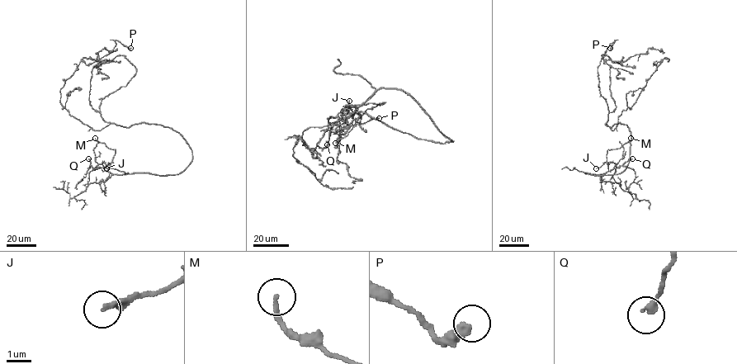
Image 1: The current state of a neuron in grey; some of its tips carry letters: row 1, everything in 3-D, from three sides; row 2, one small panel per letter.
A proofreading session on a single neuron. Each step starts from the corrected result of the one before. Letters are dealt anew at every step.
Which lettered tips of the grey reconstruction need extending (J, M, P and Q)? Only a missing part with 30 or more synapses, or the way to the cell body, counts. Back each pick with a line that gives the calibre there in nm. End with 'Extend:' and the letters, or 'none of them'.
Extend: none of them

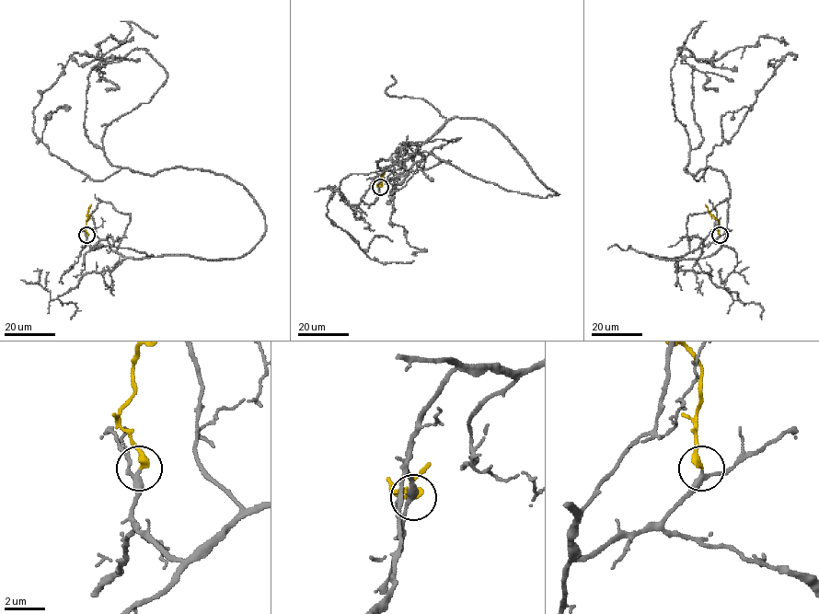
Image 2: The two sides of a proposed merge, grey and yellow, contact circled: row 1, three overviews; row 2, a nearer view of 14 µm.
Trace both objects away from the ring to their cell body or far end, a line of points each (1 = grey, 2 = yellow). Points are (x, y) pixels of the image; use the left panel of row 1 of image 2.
1: (86, 235), (227, 260), (265, 230), (224, 176), (89, 141), (118, 43)
2: (86, 235), (85, 229), (90, 204)

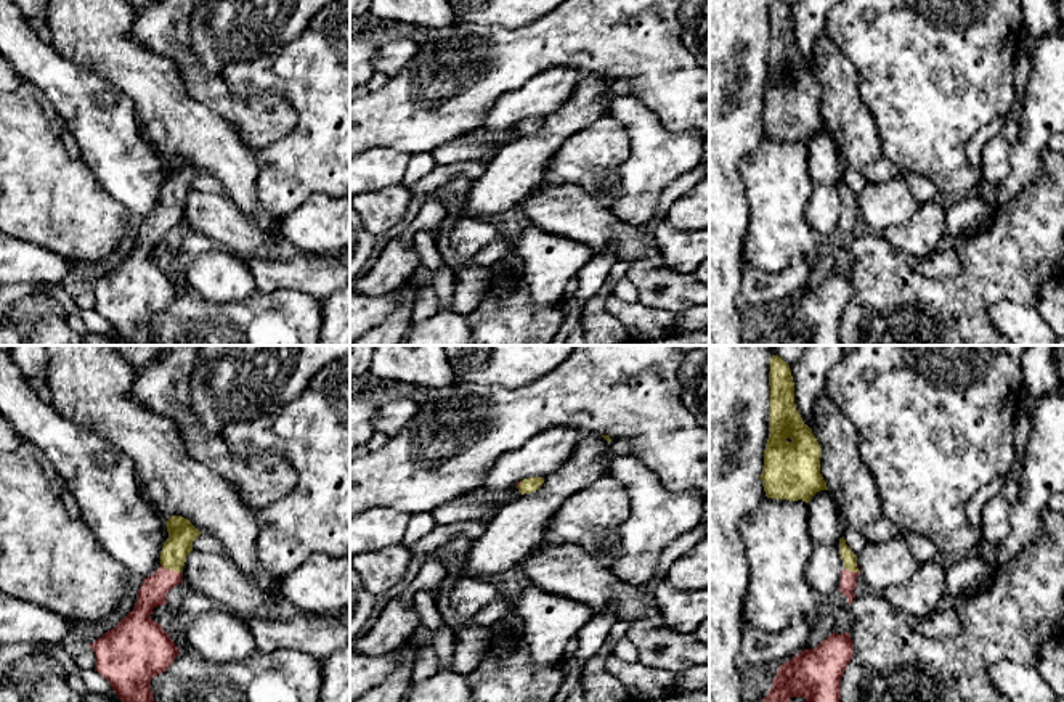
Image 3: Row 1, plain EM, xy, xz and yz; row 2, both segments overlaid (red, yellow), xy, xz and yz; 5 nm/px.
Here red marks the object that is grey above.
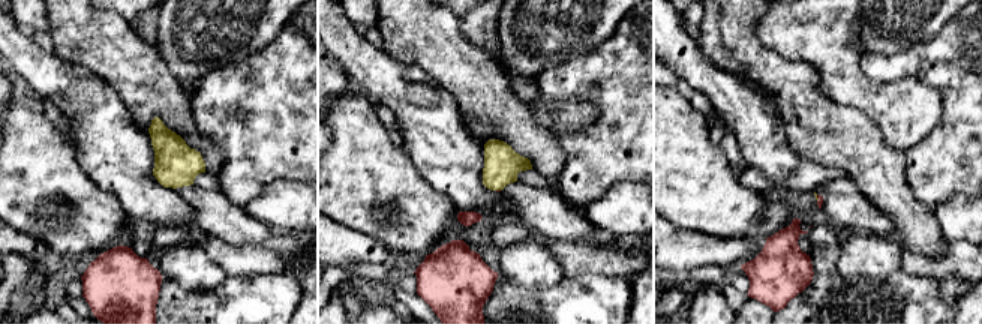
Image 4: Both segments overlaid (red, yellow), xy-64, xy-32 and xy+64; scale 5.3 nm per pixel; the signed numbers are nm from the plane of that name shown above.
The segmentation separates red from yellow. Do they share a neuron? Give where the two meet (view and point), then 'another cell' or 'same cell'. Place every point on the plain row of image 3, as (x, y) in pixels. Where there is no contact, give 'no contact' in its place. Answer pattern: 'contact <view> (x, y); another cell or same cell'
contact xy (169, 209); same cell

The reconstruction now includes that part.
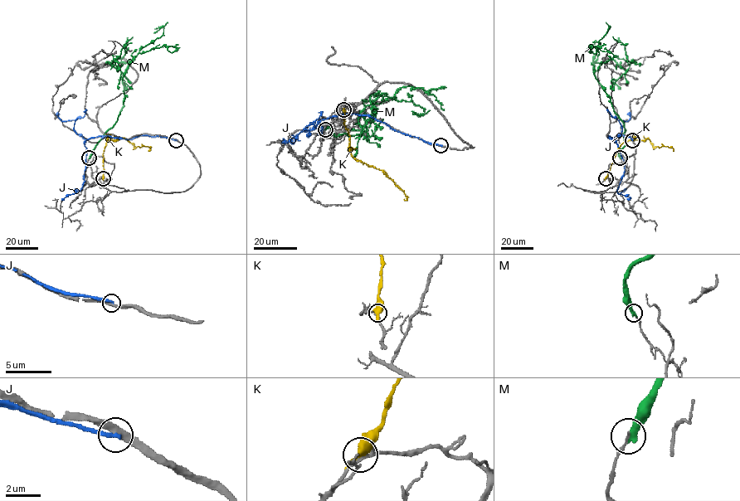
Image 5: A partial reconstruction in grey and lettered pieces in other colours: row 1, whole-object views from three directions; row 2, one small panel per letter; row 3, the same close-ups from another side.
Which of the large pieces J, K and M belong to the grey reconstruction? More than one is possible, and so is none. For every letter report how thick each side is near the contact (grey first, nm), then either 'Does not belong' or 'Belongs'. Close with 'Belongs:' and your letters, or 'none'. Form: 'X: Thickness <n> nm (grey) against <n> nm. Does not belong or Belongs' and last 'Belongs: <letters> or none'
J: Thickness 320 nm (grey) against 240 nm. Does not belong
K: Thickness 190 nm (grey) against 600 nm. Does not belong
M: Thickness 110 nm (grey) against 360 nm. Does not belong
Belongs: none

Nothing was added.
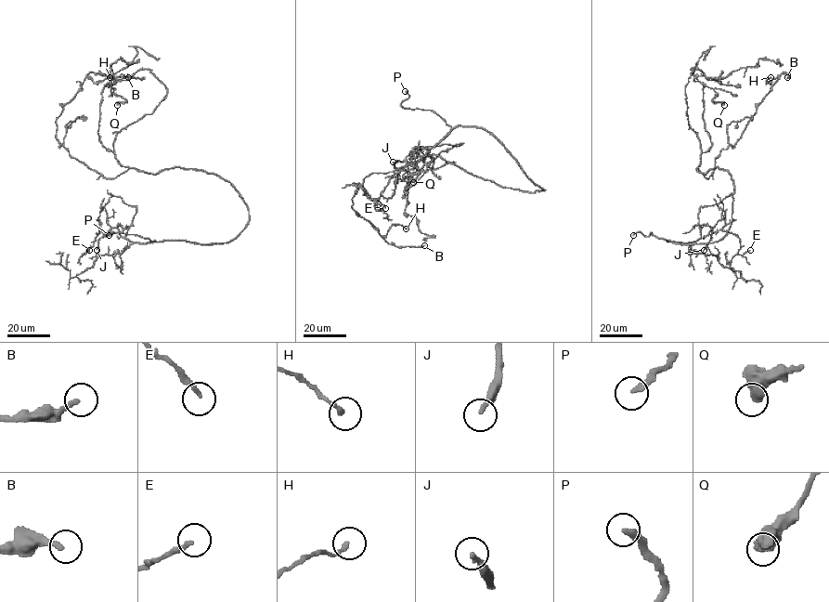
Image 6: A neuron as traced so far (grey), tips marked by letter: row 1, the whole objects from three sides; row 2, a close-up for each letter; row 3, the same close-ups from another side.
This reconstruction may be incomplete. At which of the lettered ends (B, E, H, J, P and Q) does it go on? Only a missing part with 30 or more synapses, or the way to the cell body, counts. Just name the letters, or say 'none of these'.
J, P

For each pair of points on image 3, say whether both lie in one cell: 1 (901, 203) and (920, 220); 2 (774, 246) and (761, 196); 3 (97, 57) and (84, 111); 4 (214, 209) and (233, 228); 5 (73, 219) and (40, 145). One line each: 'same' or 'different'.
1: different
2: same
3: different
4: same
5: same

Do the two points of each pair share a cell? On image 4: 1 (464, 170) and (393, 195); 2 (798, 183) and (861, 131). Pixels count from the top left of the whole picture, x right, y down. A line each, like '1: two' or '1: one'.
1: two
2: two

